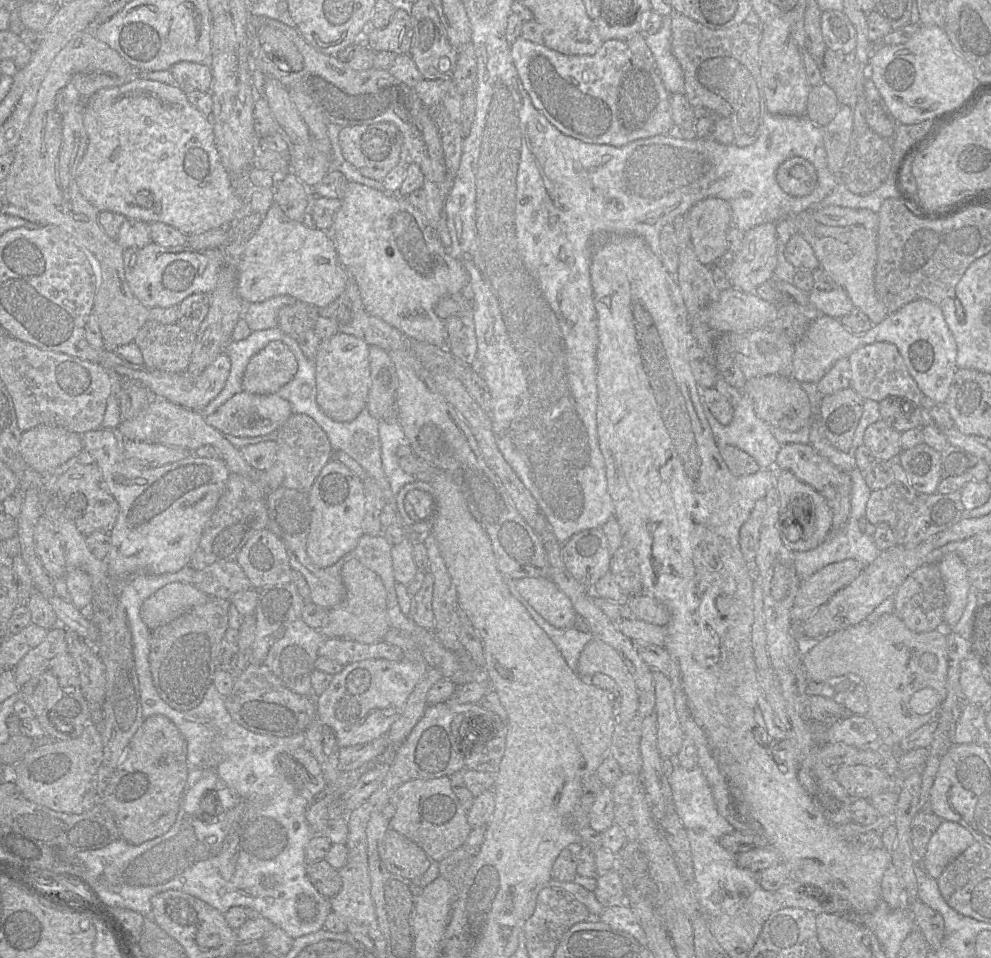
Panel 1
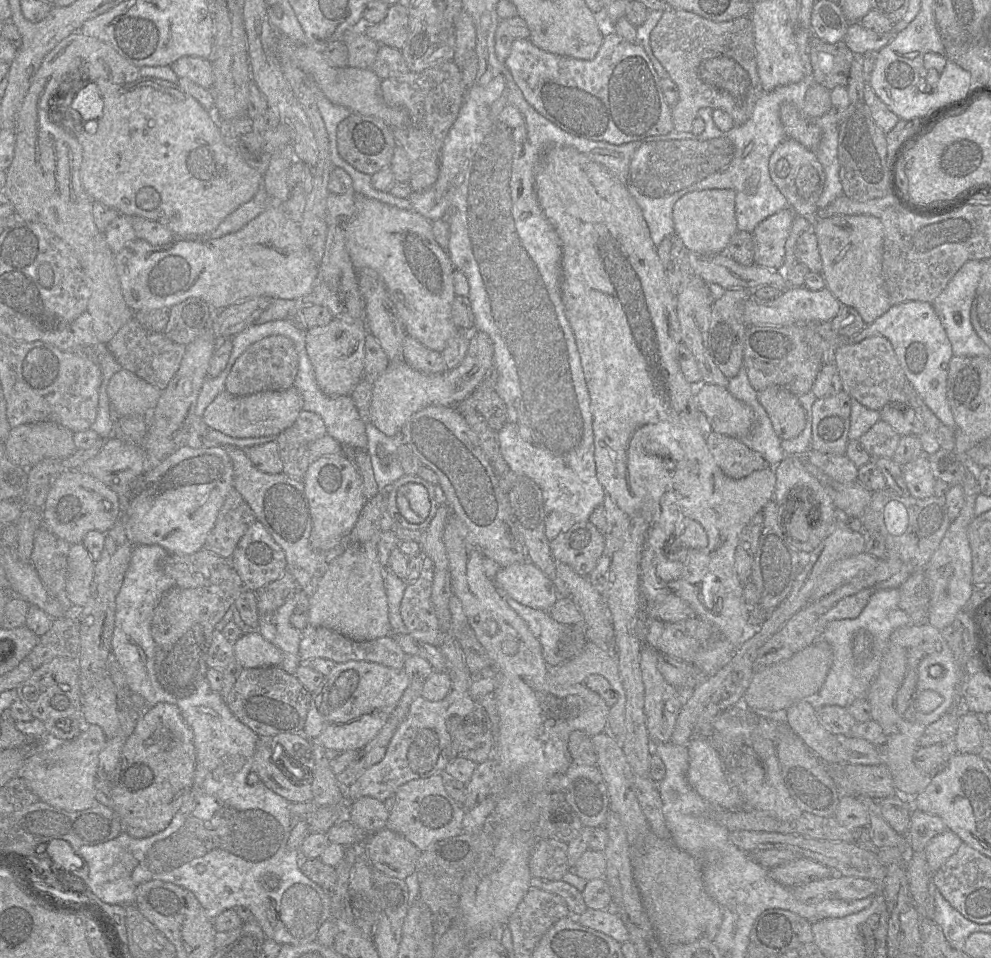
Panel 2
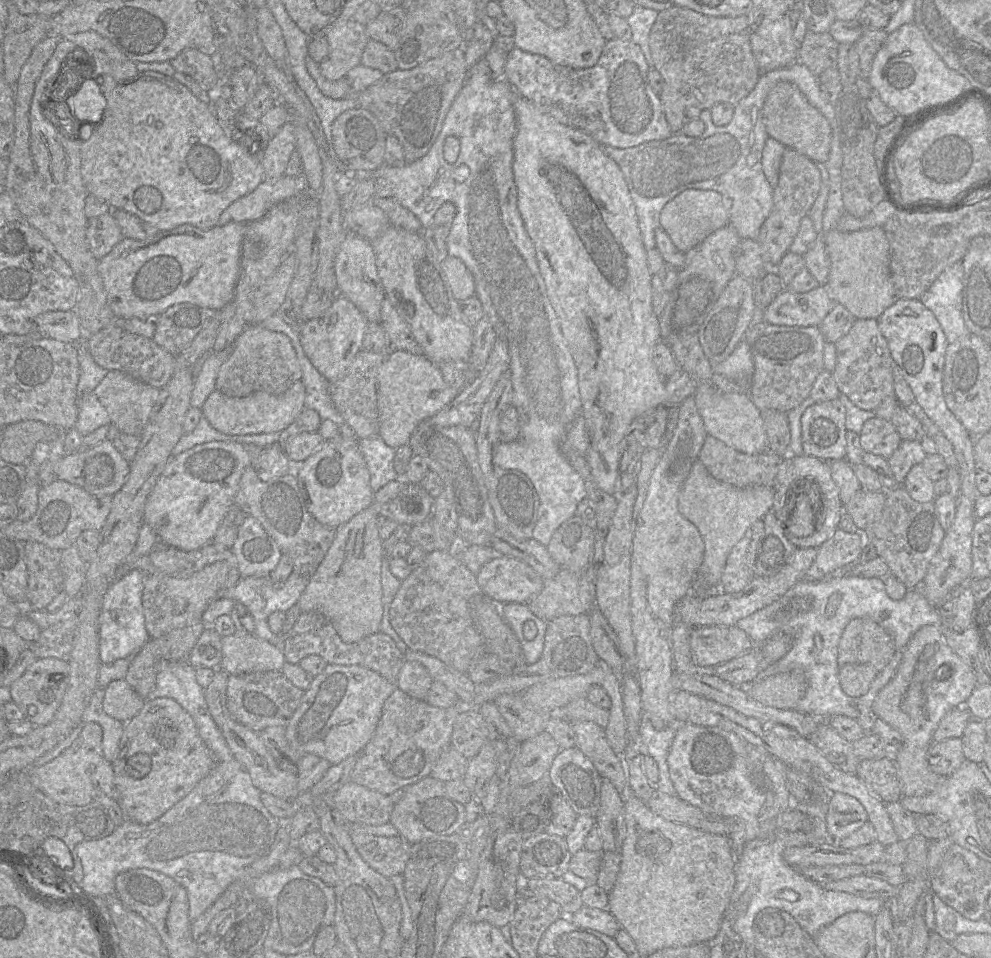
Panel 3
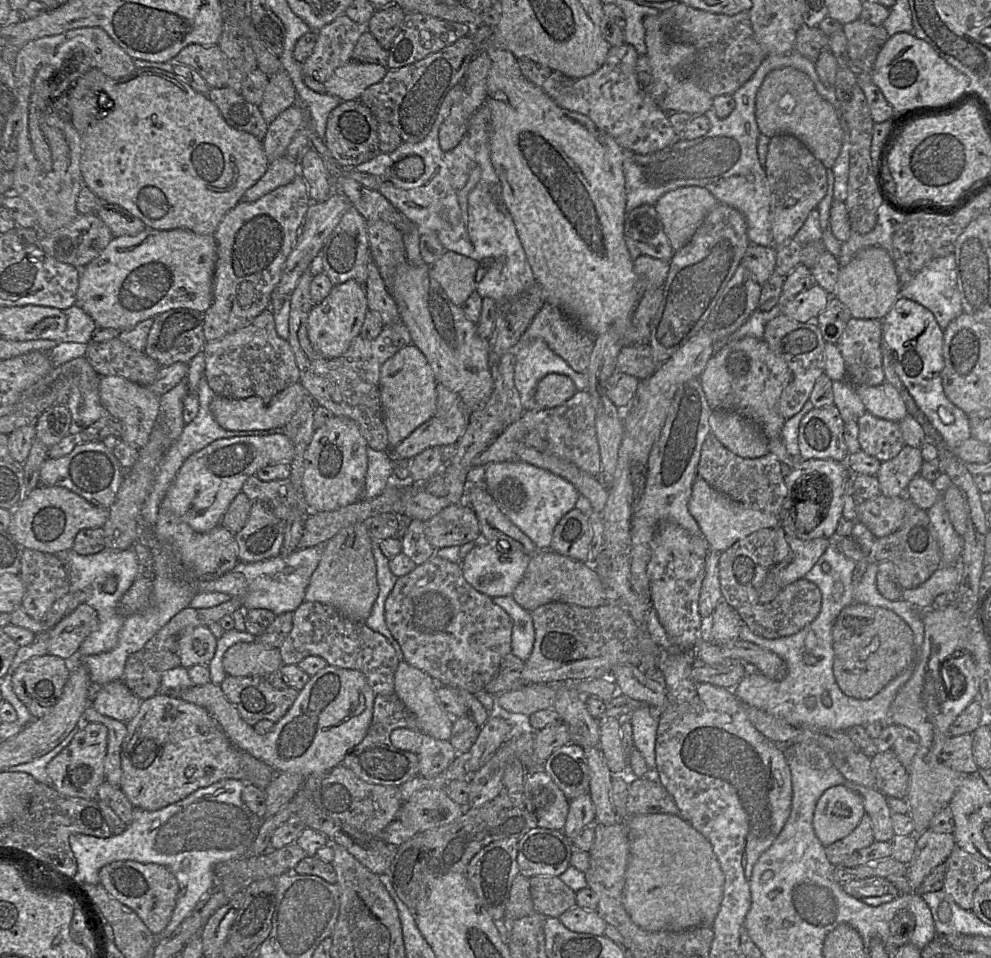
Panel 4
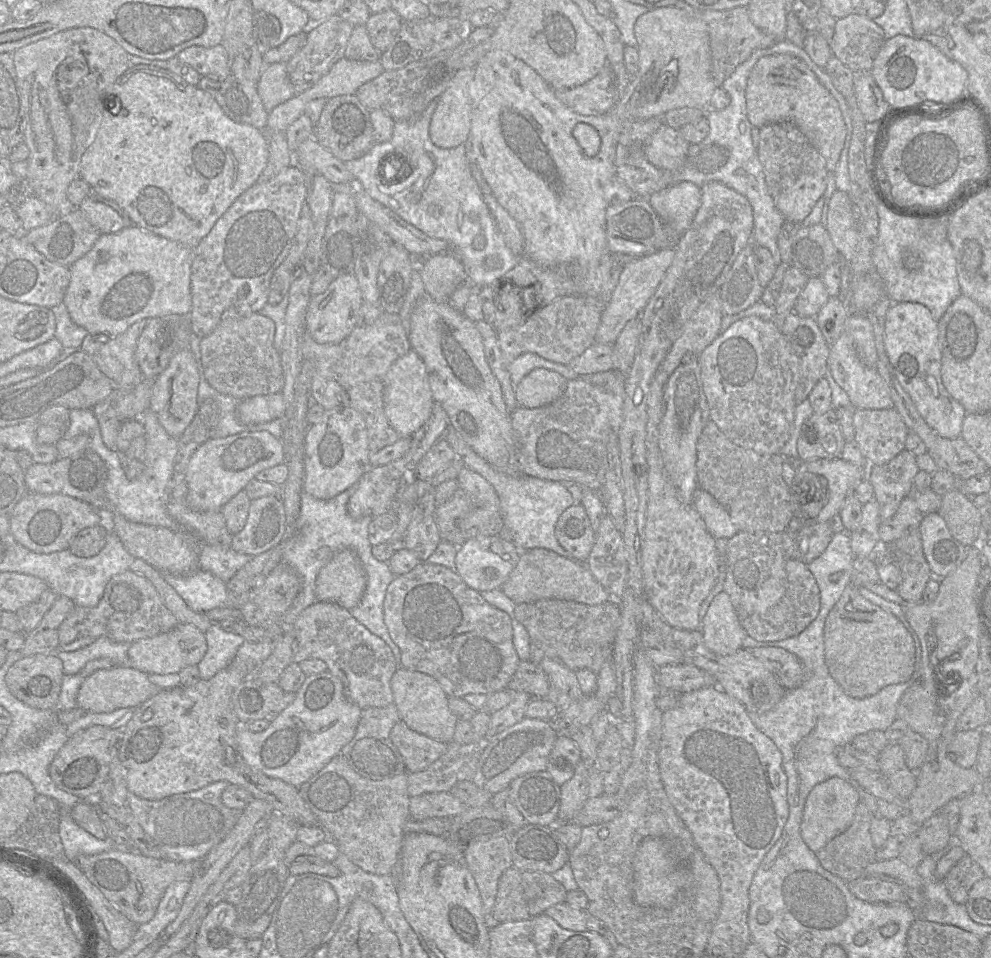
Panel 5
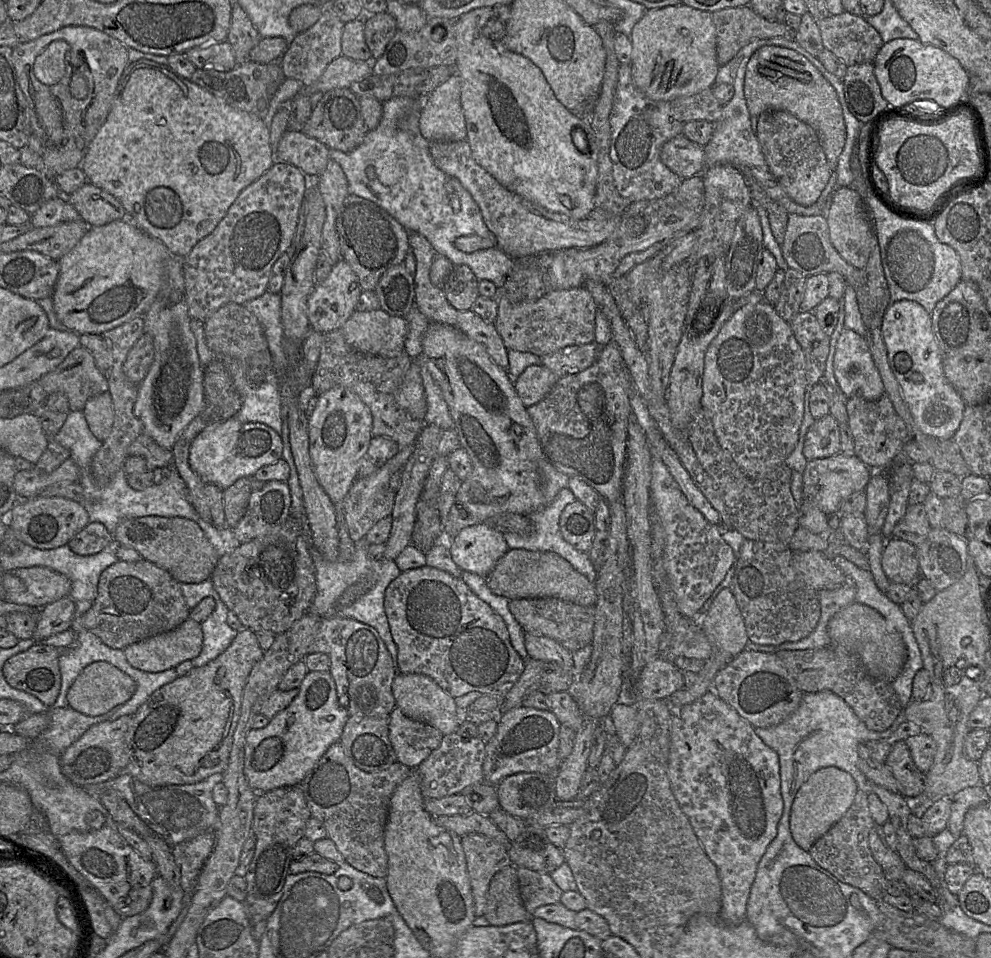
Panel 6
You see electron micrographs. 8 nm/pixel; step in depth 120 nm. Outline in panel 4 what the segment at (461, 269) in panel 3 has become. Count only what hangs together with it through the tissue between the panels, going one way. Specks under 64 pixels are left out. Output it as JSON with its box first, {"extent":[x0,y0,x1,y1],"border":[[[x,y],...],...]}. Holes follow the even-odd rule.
{"extent":[430,251,478,306],"border":[[[445,251],[430,267],[434,279],[453,304],[460,306],[475,291],[478,261]]]}

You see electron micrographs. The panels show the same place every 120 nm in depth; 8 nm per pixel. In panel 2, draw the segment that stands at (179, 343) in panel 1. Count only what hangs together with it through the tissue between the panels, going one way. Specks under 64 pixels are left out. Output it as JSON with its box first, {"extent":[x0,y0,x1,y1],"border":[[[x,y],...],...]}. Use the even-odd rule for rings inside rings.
{"extent":[106,318,186,390],"border":[[[134,318],[118,330],[112,339],[106,343],[106,348],[122,369],[134,373],[160,390],[164,389],[175,375],[186,350],[185,345],[173,342],[163,332],[145,329]]]}

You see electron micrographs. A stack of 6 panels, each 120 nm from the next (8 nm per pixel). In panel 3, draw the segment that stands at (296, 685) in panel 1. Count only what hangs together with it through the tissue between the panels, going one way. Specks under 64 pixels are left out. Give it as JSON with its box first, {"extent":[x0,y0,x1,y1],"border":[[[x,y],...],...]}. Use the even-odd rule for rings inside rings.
{"extent":[224,572,310,653],"border":[[[292,572],[284,583],[275,584],[268,577],[242,577],[241,580],[224,594],[224,598],[231,598],[236,603],[246,606],[252,615],[255,623],[253,634],[276,646],[282,653],[284,650],[285,636],[273,633],[268,625],[268,617],[276,611],[286,612],[298,601],[305,588],[309,584],[310,578]]]}

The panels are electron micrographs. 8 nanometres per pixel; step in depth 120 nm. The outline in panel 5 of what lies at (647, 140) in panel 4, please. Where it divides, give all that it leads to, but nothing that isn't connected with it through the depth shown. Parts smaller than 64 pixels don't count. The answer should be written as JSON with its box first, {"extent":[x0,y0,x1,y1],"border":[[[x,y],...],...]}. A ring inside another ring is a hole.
{"extent":[554,63,689,172],"border":[[[607,63],[588,82],[569,89],[554,90],[554,94],[565,106],[584,116],[606,114],[619,100],[615,76]],[[662,123],[647,141],[644,152],[655,167],[672,172],[680,168],[688,154],[689,143],[678,130]]]}

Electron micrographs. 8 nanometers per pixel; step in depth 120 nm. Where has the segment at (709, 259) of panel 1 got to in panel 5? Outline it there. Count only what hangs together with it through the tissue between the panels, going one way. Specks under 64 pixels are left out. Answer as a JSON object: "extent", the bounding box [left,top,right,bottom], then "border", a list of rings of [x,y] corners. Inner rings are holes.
{"extent":[648,181,701,234],"border":[[[682,181],[652,194],[648,201],[664,224],[683,234],[691,226],[701,205],[701,188]]]}

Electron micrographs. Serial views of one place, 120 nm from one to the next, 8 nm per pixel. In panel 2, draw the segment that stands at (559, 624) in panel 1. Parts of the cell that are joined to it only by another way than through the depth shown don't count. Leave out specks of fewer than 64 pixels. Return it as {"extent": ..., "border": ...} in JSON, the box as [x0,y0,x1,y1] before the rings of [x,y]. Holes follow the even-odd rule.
{"extent":[494,560,560,612],"border":[[[528,560],[501,567],[494,583],[520,604],[546,612],[560,597],[552,580]]]}

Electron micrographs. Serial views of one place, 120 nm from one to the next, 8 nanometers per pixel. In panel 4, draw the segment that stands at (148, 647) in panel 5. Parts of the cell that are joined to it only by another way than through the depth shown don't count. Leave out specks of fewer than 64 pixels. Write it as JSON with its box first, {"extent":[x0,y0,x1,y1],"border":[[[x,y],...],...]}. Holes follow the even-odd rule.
{"extent":[177,626,217,668],"border":[[[207,626],[188,628],[177,638],[177,654],[180,666],[191,668],[208,665],[216,651],[217,639]]]}

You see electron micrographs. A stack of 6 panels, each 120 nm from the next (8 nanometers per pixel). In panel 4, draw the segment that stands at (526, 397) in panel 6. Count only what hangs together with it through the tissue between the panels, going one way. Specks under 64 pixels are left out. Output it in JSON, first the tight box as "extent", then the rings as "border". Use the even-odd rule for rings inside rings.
{"extent":[534,373,576,408],"border":[[[550,373],[538,382],[534,400],[540,408],[552,408],[565,402],[576,391],[570,378],[563,374]]]}

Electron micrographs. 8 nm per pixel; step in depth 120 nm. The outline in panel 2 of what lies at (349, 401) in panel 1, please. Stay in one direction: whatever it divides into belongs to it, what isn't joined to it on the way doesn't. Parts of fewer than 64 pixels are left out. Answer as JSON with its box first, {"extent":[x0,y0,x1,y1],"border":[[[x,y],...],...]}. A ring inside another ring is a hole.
{"extent":[305,318,367,396],"border":[[[333,318],[326,326],[308,328],[305,332],[306,351],[313,365],[315,379],[320,390],[328,396],[350,396],[364,376],[365,338],[367,328],[363,320],[345,321]]]}

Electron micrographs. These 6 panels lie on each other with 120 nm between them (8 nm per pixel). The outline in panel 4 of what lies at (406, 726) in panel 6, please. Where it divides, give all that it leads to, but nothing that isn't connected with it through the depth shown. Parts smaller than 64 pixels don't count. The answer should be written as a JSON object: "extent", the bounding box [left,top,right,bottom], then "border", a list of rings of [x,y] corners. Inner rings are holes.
{"extent":[390,729,458,778],"border":[[[394,729],[390,734],[390,740],[396,748],[417,755],[419,775],[426,778],[435,777],[443,772],[458,754],[450,740],[438,740],[418,730]]]}

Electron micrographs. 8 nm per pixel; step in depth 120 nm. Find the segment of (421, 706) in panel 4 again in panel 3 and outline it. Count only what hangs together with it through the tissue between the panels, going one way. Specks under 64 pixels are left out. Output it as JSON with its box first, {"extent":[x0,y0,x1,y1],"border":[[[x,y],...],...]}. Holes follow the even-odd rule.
{"extent":[397,660,432,700],"border":[[[406,660],[398,675],[397,688],[412,698],[425,700],[432,682],[432,677],[422,664]]]}

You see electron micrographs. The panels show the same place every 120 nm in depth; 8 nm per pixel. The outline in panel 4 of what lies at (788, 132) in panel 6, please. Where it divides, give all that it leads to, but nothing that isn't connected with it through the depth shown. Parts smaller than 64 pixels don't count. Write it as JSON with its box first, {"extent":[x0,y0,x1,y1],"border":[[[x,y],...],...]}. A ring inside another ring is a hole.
{"extent":[764,134,827,247],"border":[[[781,134],[770,138],[764,170],[770,188],[770,221],[773,247],[778,247],[794,238],[809,213],[818,206],[826,195],[827,168],[799,139],[789,134]]]}

